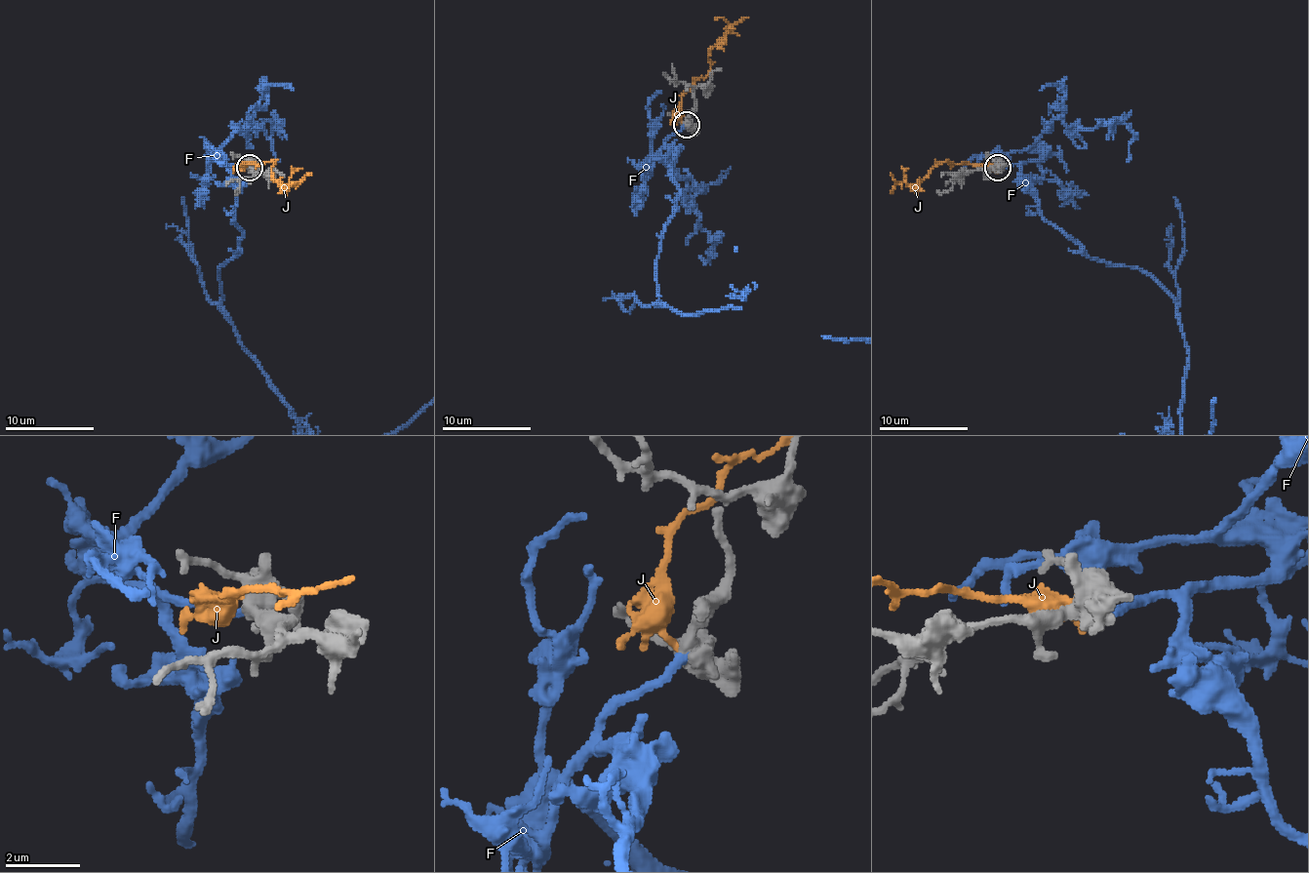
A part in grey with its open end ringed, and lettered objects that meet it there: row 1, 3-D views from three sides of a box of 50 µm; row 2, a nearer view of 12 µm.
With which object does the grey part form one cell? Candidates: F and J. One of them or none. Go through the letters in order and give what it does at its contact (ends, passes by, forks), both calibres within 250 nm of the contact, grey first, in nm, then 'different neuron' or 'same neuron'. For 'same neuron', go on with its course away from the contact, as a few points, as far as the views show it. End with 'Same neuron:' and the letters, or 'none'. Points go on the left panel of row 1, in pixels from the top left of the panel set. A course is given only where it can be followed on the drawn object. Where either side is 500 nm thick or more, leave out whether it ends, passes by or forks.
F: 500 nm thick on the grey side, 240 nm on the other; same neuron
J: 550 nm thick on the grey side, 170 nm on the other; different neuron
Same neuron: F

